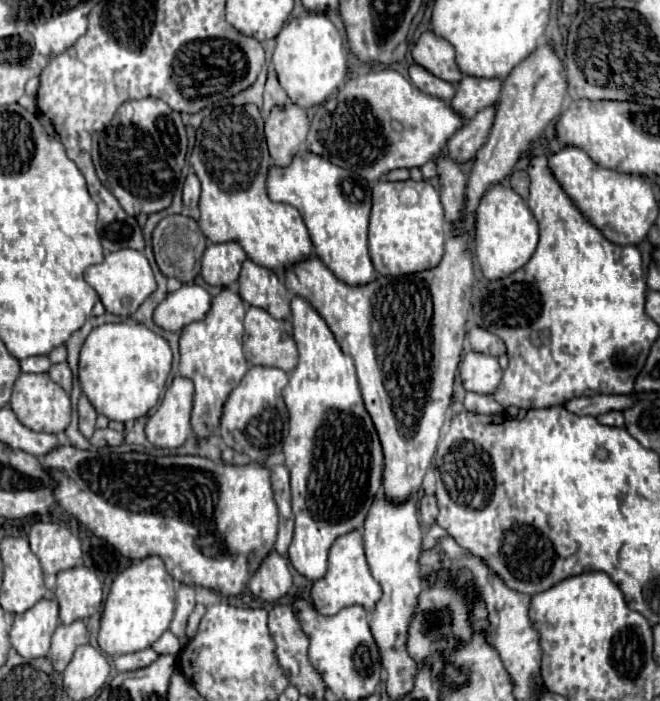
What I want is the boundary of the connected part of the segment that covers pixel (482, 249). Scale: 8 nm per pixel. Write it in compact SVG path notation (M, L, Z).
M493 184L481 198L475 210L475 258L481 266L481 272L489 280L499 280L515 270L519 270L537 248L539 240L539 226L535 216L531 214L529 206L523 198L513 192L509 186Z

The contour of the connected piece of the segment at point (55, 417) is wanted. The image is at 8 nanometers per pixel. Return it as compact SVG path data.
M21 374L13 386L11 408L19 418L19 422L35 432L57 434L57 432L63 432L71 420L69 394L63 388L59 388L59 384L55 384L49 378L49 374Z

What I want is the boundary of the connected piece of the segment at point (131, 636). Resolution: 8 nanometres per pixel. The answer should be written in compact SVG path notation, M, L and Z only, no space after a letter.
M147 556L125 568L111 584L99 630L99 646L109 656L121 656L149 648L173 620L175 612L175 582L167 574L159 556Z

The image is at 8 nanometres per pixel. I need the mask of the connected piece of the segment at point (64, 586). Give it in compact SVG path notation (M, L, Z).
M85 566L59 572L53 592L63 624L91 618L103 602L103 584L97 574Z

